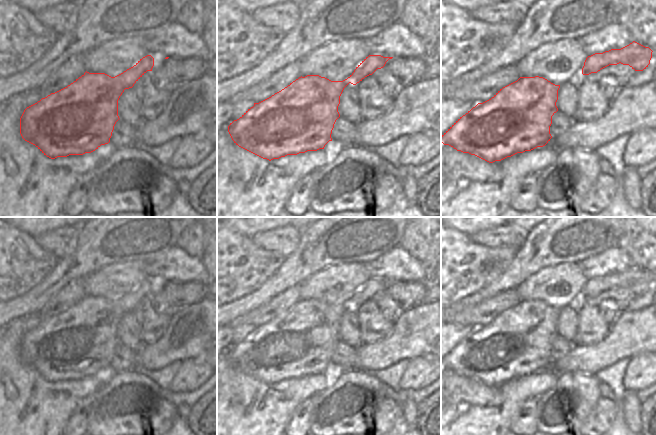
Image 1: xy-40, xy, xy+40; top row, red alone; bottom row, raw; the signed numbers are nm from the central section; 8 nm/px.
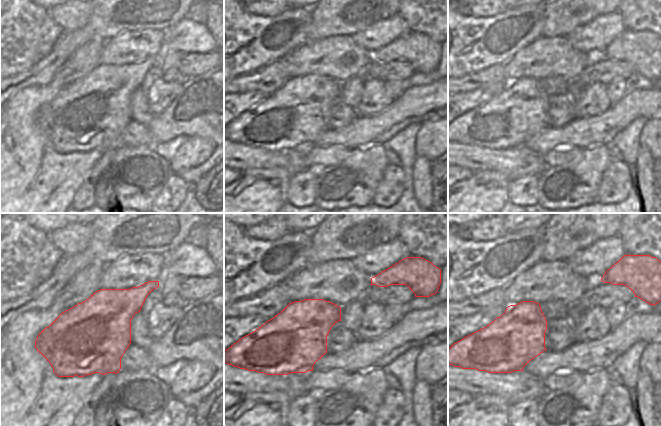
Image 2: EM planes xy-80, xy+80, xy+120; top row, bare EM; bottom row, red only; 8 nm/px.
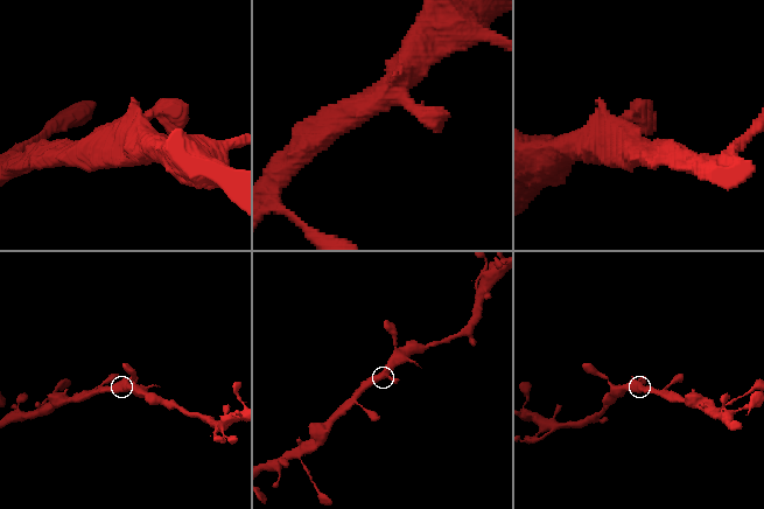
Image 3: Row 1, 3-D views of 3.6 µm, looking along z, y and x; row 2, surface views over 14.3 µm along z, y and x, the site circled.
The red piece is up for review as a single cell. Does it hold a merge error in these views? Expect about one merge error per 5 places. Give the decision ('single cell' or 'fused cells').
single cell

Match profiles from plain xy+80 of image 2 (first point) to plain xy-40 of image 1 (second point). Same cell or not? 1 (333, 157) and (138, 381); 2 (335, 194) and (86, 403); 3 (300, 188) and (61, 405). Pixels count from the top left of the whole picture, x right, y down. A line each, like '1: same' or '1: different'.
1: different
2: different
3: different

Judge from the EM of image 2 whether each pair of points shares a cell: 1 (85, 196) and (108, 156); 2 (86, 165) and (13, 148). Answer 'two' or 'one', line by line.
1: one
2: one

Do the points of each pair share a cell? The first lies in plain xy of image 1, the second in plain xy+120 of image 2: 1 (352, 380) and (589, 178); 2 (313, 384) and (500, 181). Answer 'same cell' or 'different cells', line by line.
1: same cell
2: same cell

